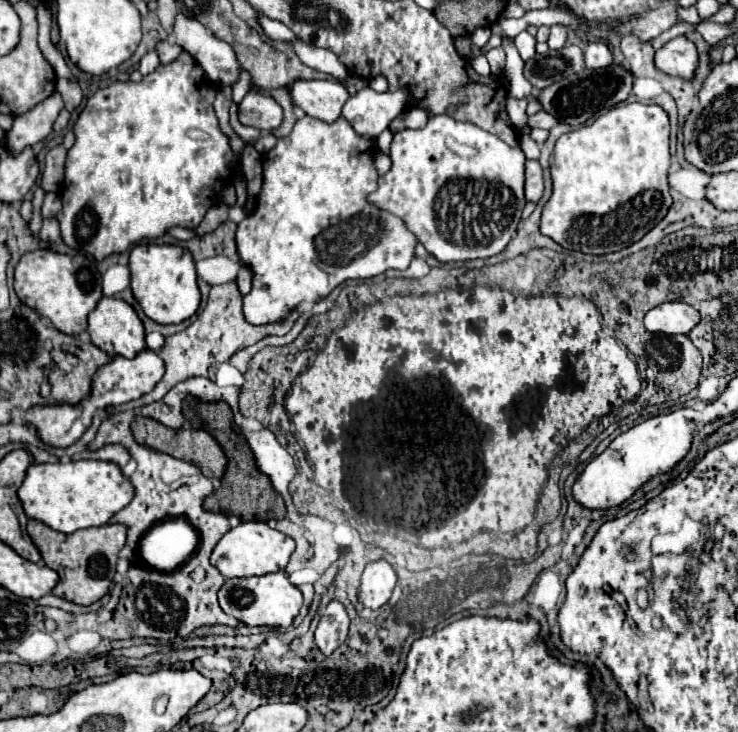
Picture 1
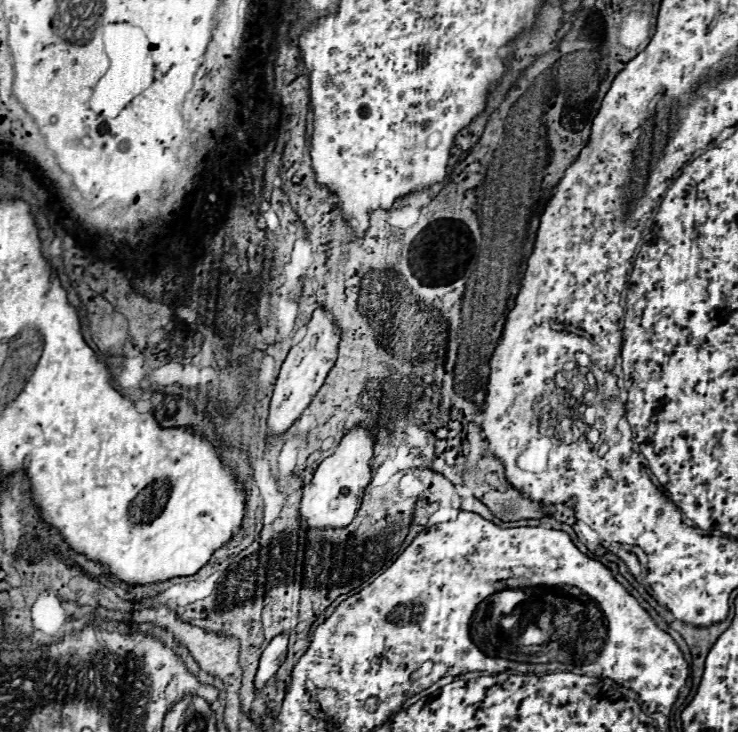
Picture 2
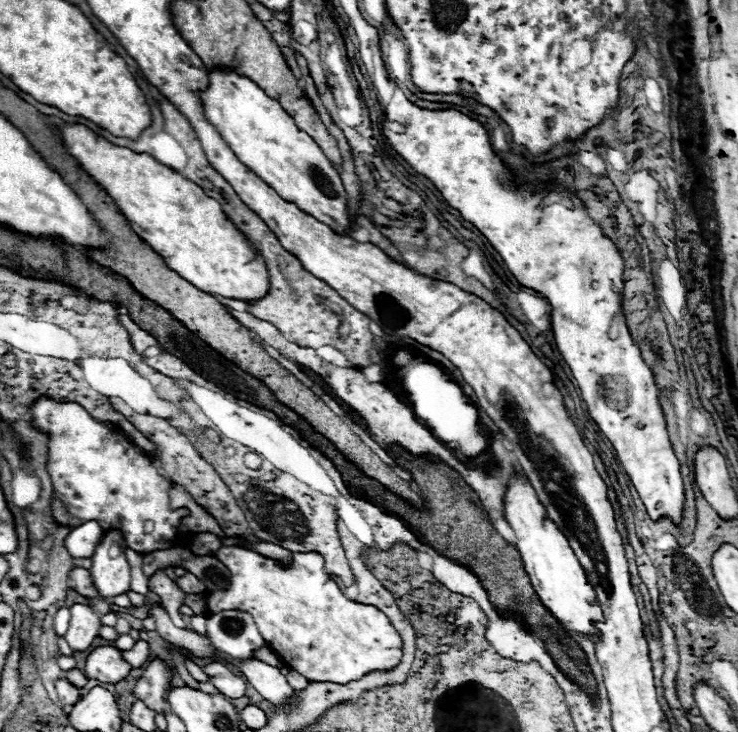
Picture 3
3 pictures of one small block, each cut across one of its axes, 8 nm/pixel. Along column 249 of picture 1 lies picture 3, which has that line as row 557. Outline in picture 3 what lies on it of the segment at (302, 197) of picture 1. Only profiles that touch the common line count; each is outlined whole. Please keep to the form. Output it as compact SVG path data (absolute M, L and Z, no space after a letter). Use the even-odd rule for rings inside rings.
M222 546L216 552L216 558L230 570L230 586L226 592L212 592L206 596L208 610L240 610L250 612L254 622L258 624L258 632L266 644L282 656L284 664L300 672L304 678L314 682L336 682L348 684L352 680L360 680L362 676L374 670L390 670L396 668L402 660L402 638L390 624L388 616L374 606L352 602L344 598L336 582L324 570L324 558L316 552L298 552L294 554L294 562L290 568L284 568L280 562L270 560L254 550L238 548L238 546Z

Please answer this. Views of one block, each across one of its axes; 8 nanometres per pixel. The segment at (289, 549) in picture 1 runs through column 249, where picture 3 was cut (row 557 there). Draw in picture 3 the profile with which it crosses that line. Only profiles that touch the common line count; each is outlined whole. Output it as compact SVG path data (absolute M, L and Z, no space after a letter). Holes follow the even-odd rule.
M512 478L508 496L506 496L506 520L516 534L516 548L522 556L524 568L530 576L530 582L546 606L546 610L568 630L574 634L582 634L588 638L600 638L594 628L596 622L602 622L602 608L596 600L594 588L586 580L584 568L580 566L576 554L572 552L566 536L556 528L552 520L546 516L546 508L538 502L530 484L524 484L522 478Z

